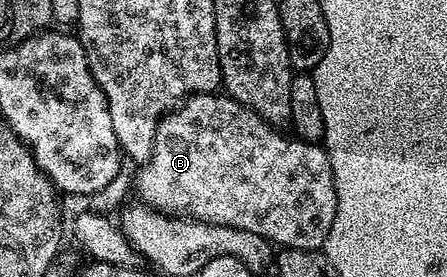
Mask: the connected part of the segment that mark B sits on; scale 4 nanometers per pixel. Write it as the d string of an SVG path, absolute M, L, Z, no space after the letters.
M198 92L177 105L176 108L165 113L157 123L155 142L149 159L140 165L137 172L137 186L135 182L136 199L140 203L156 208L159 212L170 214L184 214L186 217L202 220L208 224L219 226L235 226L239 230L251 230L251 234L259 234L263 239L274 246L281 248L298 248L308 252L320 249L324 245L327 234L331 230L331 222L335 220L337 209L337 195L335 194L335 178L331 174L331 162L320 143L311 140L294 138L292 135L284 136L284 131L278 130L274 125L267 123L257 112L243 106L238 100L228 94L214 94L212 92Z

